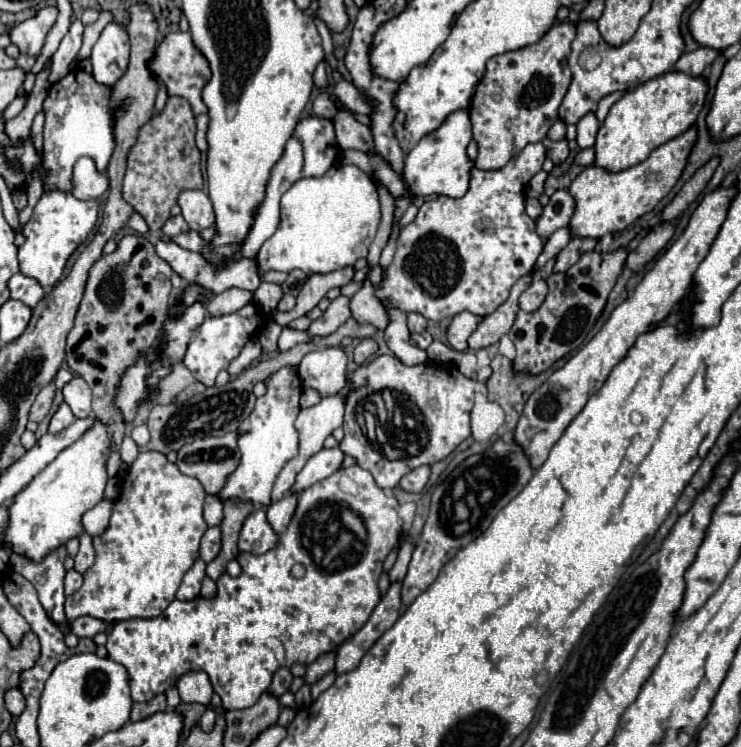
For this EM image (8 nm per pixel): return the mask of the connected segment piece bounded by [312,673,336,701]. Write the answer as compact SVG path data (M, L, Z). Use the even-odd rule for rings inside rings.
M328 673L326 677L322 677L320 681L316 681L314 685L312 685L312 699L316 701L318 699L318 695L322 693L322 691L326 691L332 683L334 683L334 679L336 679L336 675L334 673Z

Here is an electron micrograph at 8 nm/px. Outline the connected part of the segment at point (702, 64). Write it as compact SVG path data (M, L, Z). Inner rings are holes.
M698 47L696 51L690 51L690 53L684 53L676 65L672 67L672 71L682 71L690 77L702 77L704 75L704 69L708 65L712 65L712 61L720 55L720 51L716 49L708 49L708 47Z

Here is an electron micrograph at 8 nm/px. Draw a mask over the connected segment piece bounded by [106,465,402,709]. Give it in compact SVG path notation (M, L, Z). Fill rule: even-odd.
M358 465L338 469L328 479L298 495L294 517L286 533L278 537L274 549L264 555L238 555L238 563L242 567L240 577L232 579L228 573L220 575L216 581L216 597L196 597L190 601L176 599L158 617L126 619L116 623L108 633L108 657L126 667L130 695L136 701L148 701L172 687L186 671L202 669L208 673L214 691L222 697L224 709L252 707L270 687L276 669L292 667L294 663L310 665L318 655L334 651L368 621L372 609L380 601L376 581L382 573L382 563L396 545L400 529L402 519L398 515L398 501L394 495L382 491L374 483L372 475ZM344 477L350 481L346 487L342 485ZM296 563L306 569L300 579L292 575L292 567Z

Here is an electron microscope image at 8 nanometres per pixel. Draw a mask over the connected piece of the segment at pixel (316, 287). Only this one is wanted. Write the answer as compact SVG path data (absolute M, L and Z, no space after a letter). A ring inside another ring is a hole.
M346 267L342 271L332 271L332 273L326 273L326 275L320 275L320 273L310 275L308 281L302 285L302 289L298 293L296 307L292 311L286 311L286 313L282 313L282 311L274 313L272 311L272 313L268 313L266 321L272 323L272 319L274 319L274 323L286 327L290 321L306 315L312 307L316 307L318 301L322 297L326 297L326 293L332 287L344 287L344 285L348 285L352 281L352 277L354 277L354 269L350 269L350 267Z

